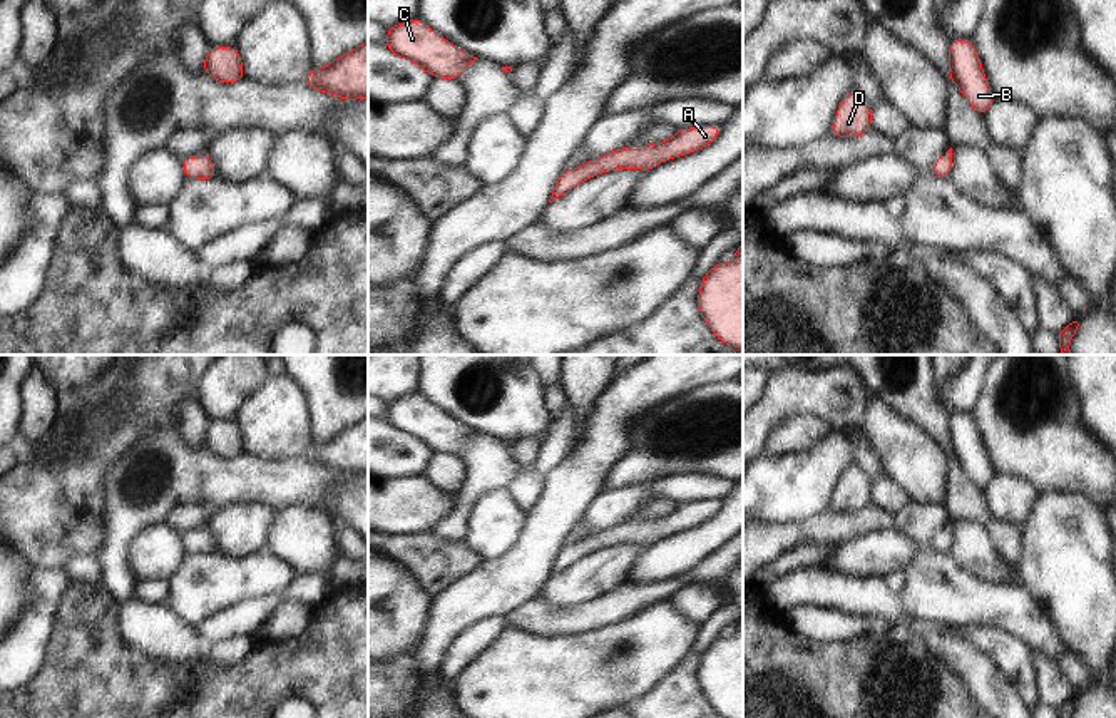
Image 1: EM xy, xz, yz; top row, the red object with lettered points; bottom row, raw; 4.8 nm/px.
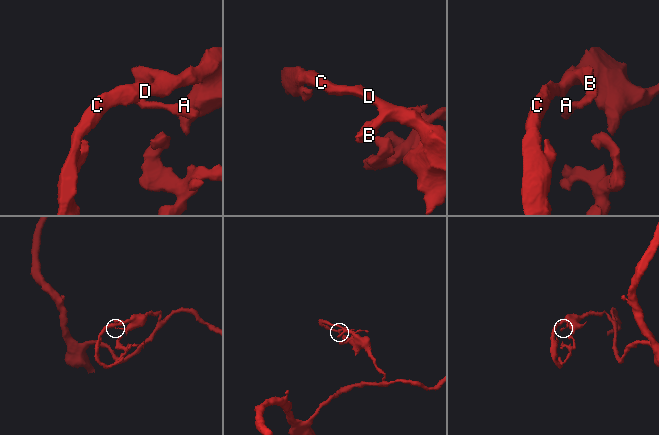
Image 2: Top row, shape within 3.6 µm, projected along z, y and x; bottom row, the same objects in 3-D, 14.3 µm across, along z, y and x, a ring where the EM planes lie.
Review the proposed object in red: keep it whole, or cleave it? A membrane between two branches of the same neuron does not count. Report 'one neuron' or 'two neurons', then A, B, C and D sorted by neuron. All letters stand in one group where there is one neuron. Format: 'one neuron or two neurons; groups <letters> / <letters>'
one neuron; groups A B C D

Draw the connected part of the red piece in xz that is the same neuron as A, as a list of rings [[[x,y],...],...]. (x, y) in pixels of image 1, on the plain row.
[[[694,500],[689,504],[678,504],[673,512],[663,517],[626,521],[602,532],[587,536],[577,544],[564,544],[555,556],[549,577],[564,572],[572,562],[601,547],[611,547],[616,544],[641,544],[648,547],[664,536],[704,524],[719,510],[719,507],[721,500]]]

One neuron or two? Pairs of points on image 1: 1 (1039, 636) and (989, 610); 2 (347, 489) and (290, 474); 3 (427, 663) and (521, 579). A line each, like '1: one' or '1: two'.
1: one
2: two
3: one

